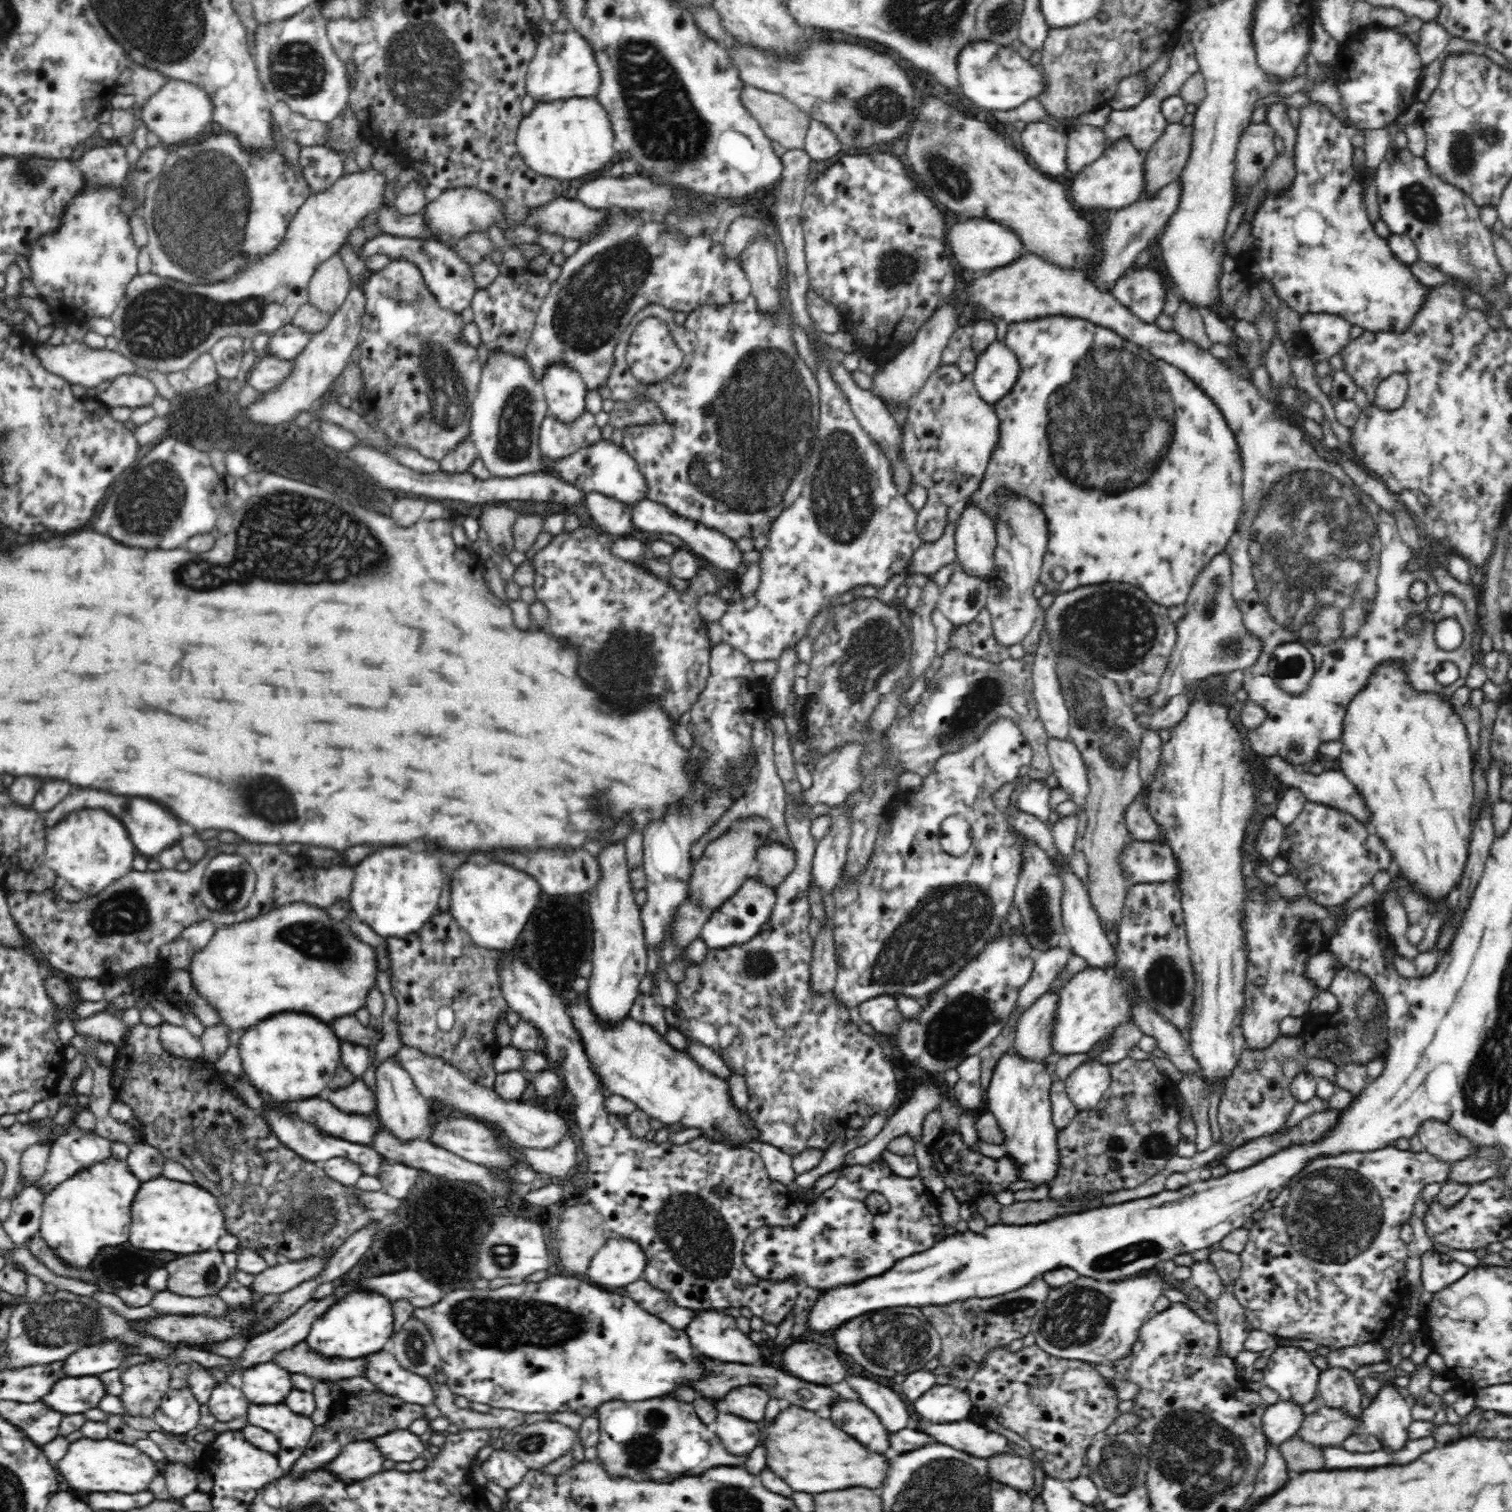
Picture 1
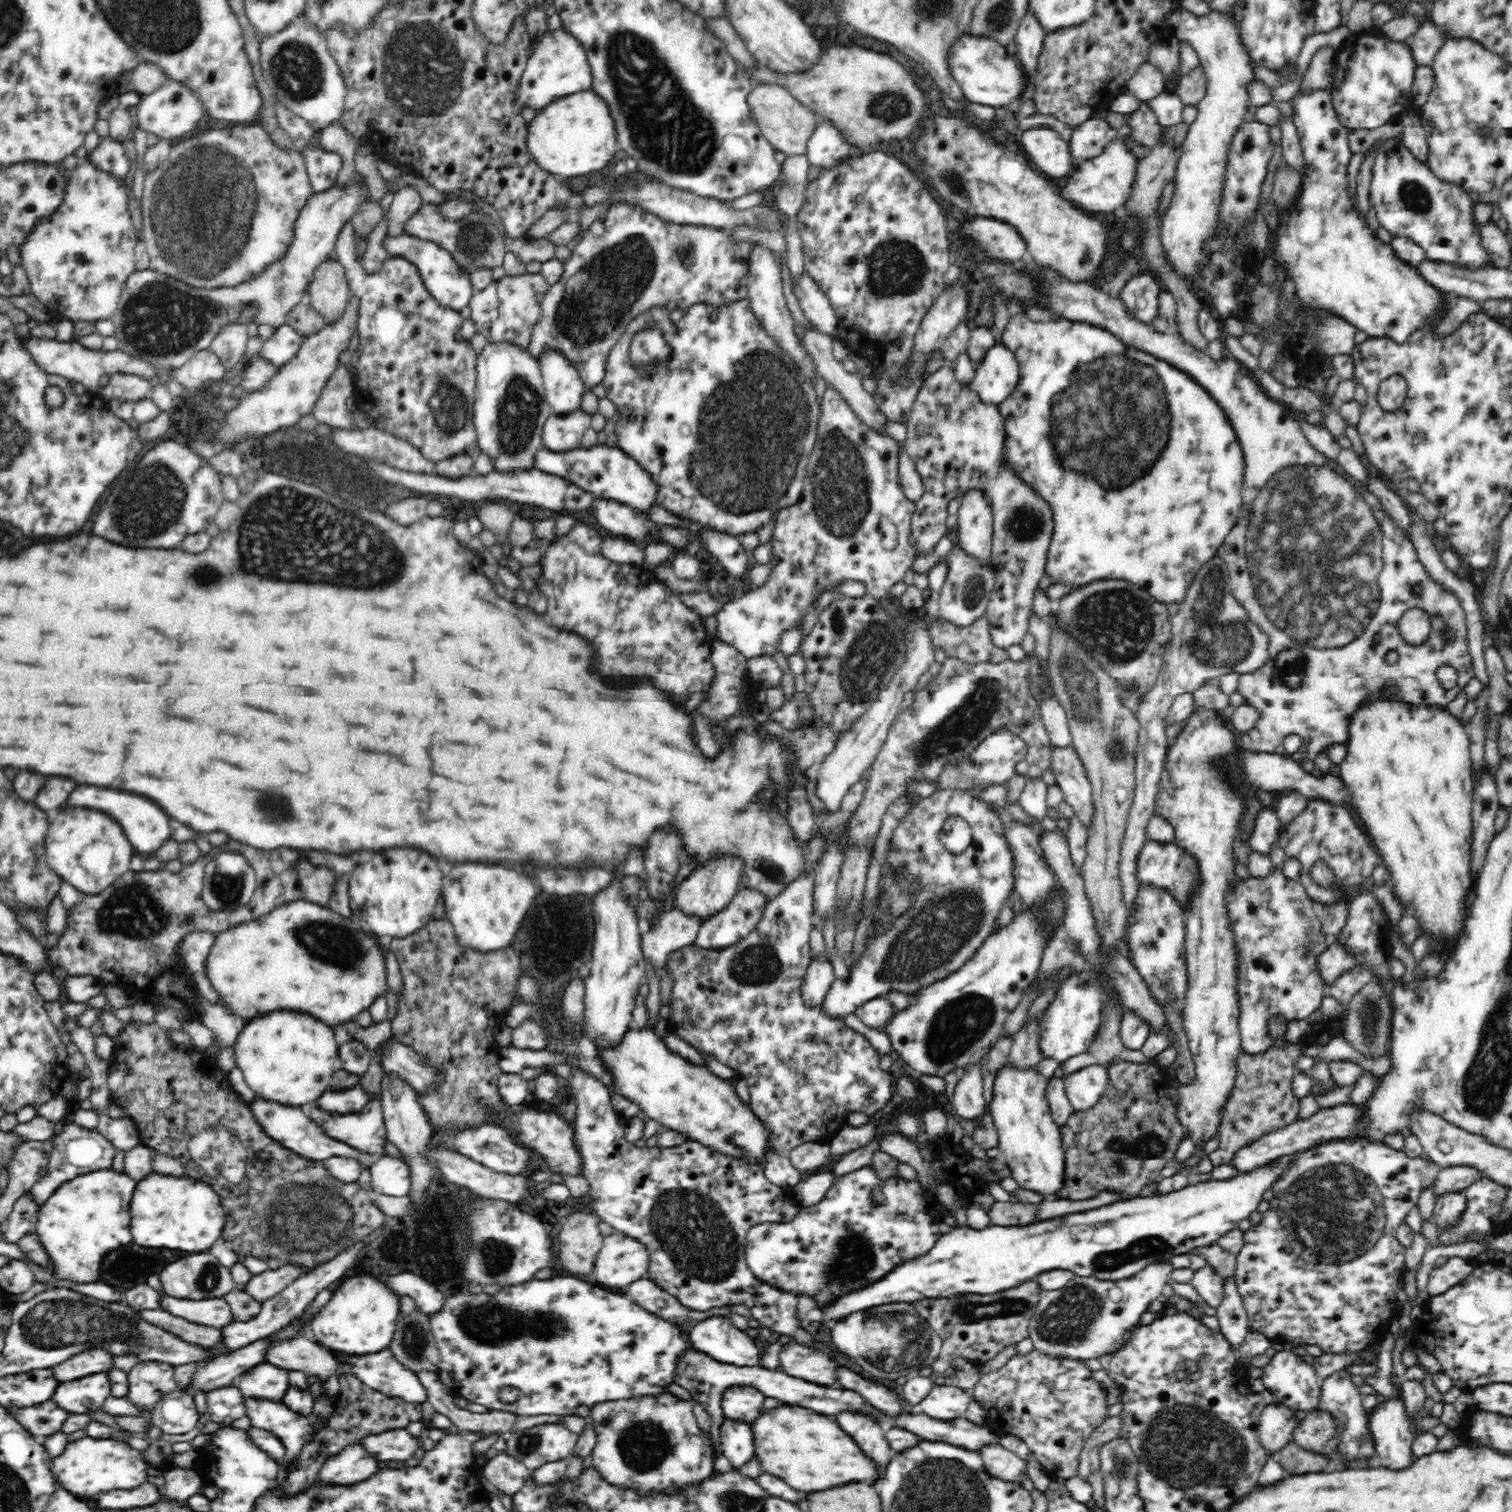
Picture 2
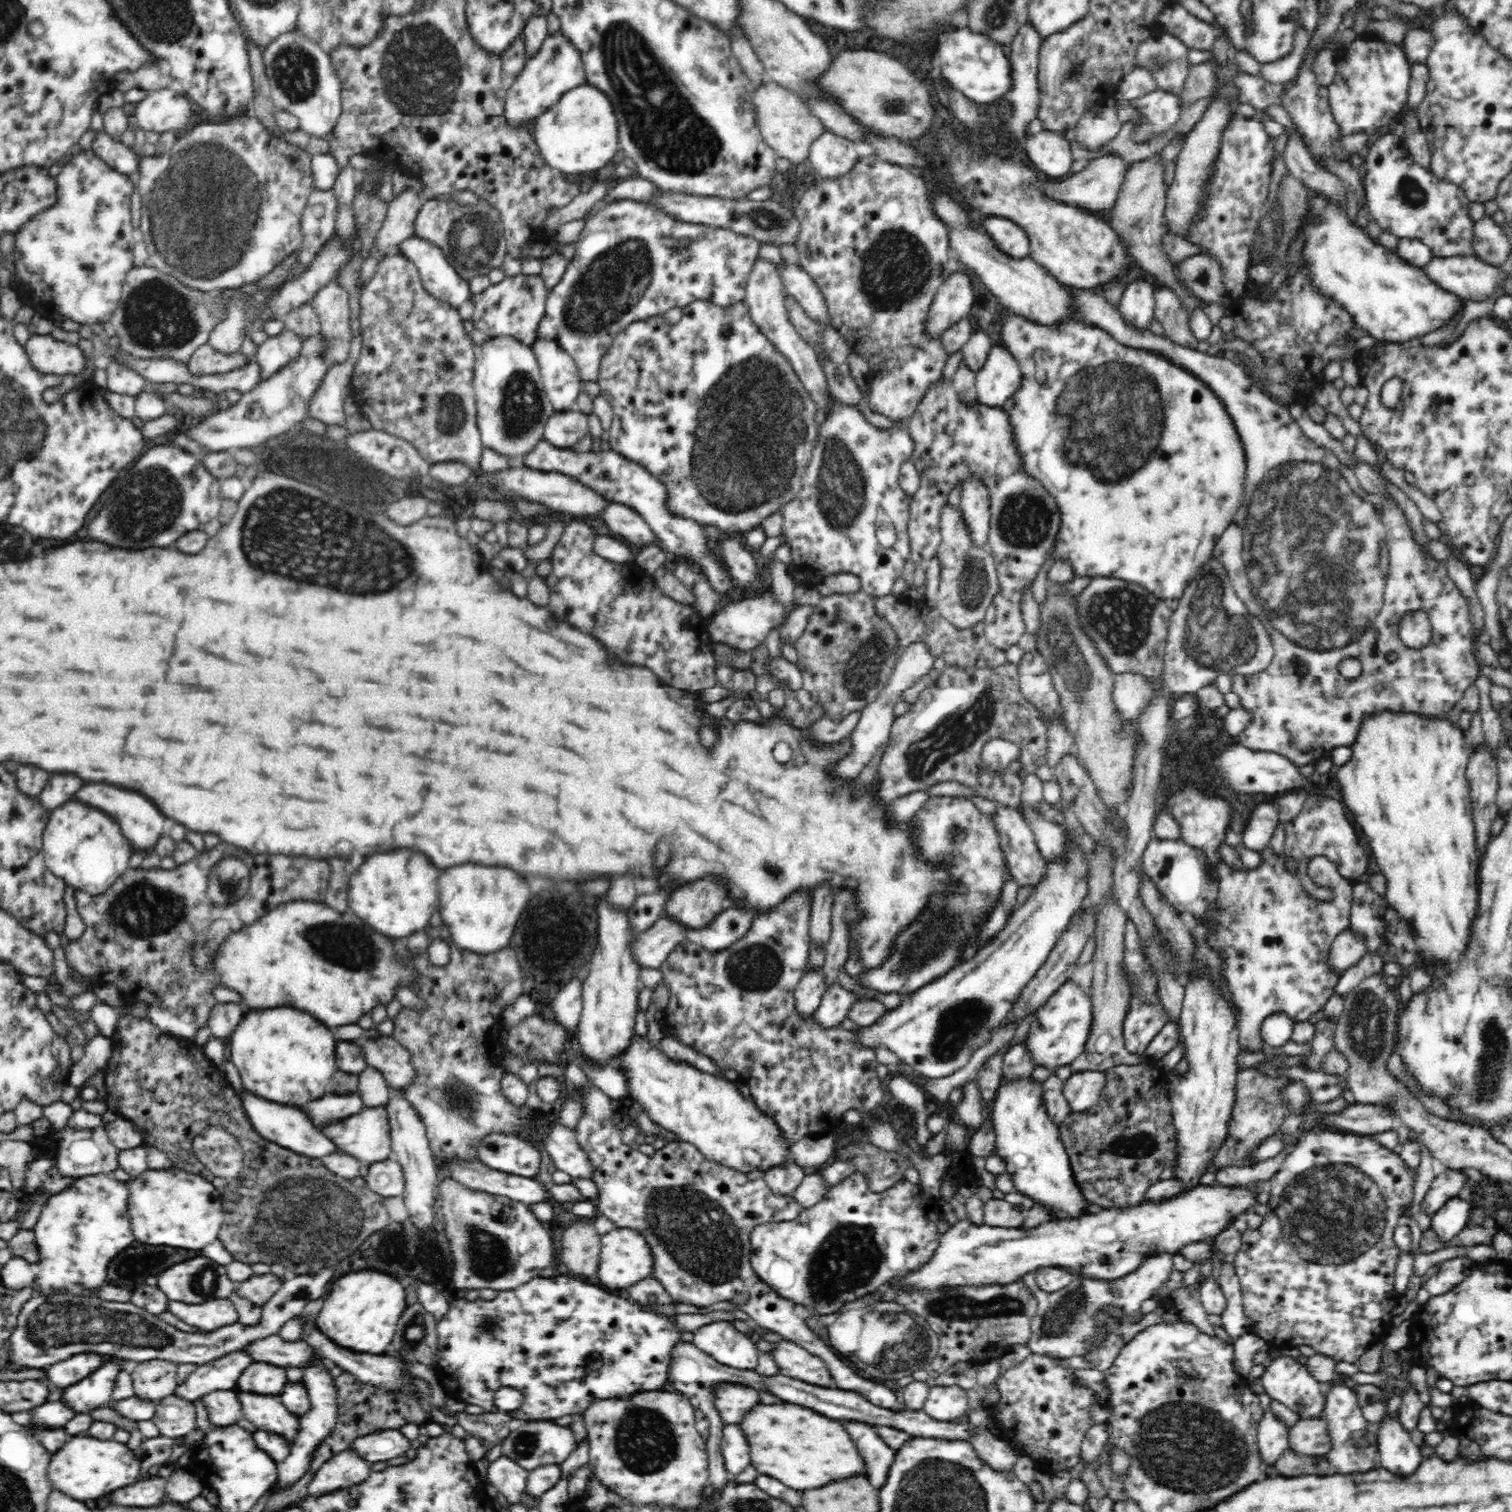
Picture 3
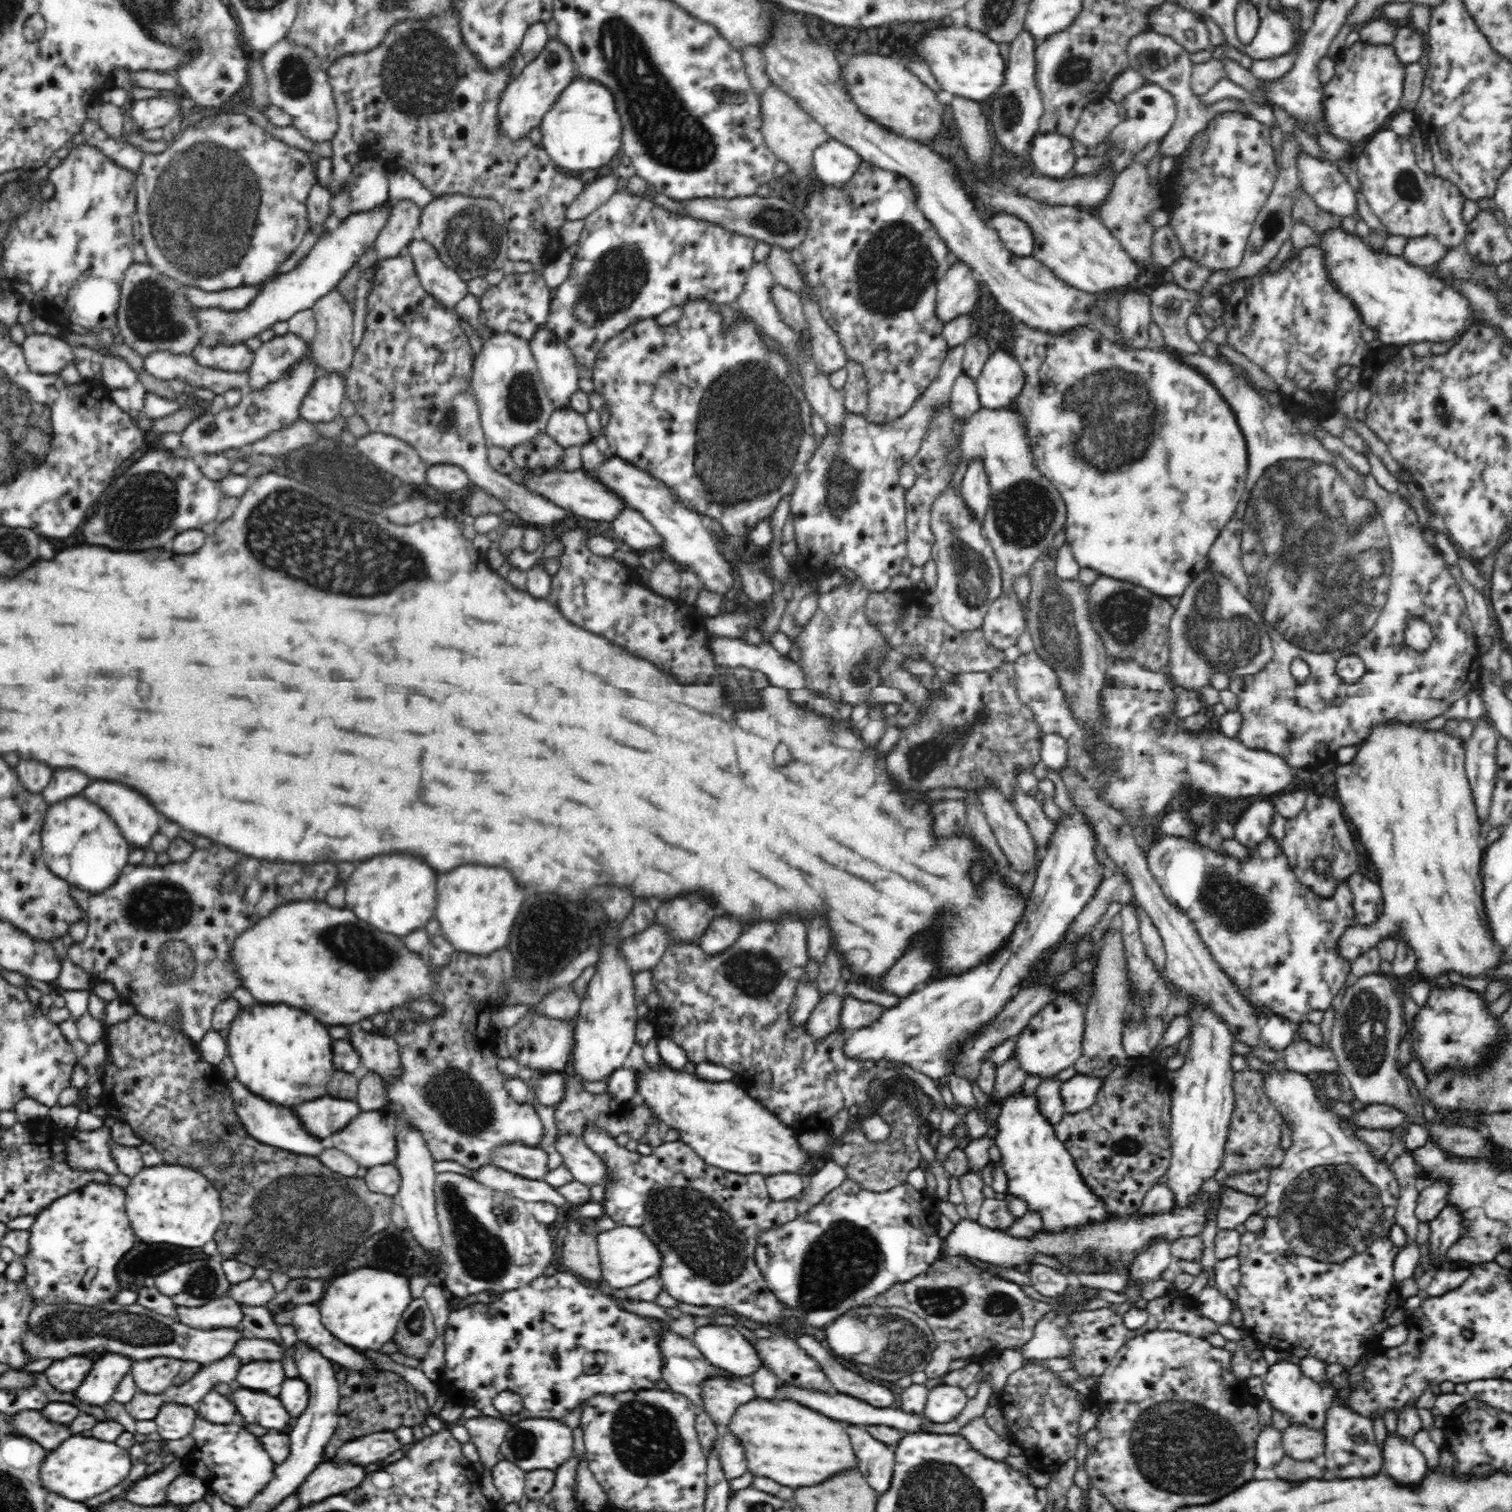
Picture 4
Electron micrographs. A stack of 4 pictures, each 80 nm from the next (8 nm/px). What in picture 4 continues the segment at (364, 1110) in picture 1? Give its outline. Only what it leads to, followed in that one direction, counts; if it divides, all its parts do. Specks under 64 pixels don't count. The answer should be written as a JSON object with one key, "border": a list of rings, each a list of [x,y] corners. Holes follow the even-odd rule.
{"border":[[[326,1094],[293,1107],[306,1129],[323,1140],[361,1113],[356,1099],[339,1099]]]}

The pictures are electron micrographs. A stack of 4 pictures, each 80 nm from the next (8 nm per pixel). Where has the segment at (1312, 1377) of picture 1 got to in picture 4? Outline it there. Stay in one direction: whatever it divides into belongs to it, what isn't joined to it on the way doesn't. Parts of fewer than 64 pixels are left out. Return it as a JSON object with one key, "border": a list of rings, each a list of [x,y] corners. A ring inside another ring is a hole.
{"border":[[[1280,1360],[1270,1366],[1263,1378],[1265,1398],[1274,1411],[1288,1415],[1291,1424],[1302,1424],[1316,1429],[1322,1429],[1328,1410],[1328,1404],[1322,1400],[1322,1386],[1304,1374],[1299,1364],[1288,1360]]]}

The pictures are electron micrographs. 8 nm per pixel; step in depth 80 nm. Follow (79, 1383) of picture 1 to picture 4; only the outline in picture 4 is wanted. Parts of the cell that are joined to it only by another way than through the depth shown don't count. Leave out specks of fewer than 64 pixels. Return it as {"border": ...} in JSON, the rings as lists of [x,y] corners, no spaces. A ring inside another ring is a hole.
{"border":[[[111,1353],[100,1354],[94,1364],[94,1370],[86,1376],[86,1380],[74,1390],[74,1396],[80,1398],[84,1404],[92,1406],[104,1406],[112,1400],[112,1394],[116,1390],[116,1384],[120,1378],[130,1373],[130,1362],[132,1360],[122,1355]]]}

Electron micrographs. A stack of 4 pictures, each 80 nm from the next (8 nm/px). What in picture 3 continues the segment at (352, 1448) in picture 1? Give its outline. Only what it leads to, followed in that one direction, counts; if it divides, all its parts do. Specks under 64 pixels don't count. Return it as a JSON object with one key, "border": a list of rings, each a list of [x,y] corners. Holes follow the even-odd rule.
{"border":[[[348,1447],[322,1464],[308,1493],[321,1495],[328,1491],[340,1490],[358,1485],[372,1473],[372,1463],[362,1457],[356,1449]]]}

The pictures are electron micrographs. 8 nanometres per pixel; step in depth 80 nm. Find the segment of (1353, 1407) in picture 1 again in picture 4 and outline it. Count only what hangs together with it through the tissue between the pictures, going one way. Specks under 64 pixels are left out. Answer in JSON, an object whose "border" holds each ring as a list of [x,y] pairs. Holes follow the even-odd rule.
{"border":[[[1340,1391],[1333,1398],[1330,1408],[1326,1412],[1323,1424],[1326,1433],[1326,1467],[1329,1472],[1334,1472],[1338,1478],[1352,1478],[1352,1476],[1370,1476],[1382,1471],[1383,1458],[1381,1448],[1374,1438],[1373,1421],[1362,1417],[1347,1404],[1347,1396]]]}

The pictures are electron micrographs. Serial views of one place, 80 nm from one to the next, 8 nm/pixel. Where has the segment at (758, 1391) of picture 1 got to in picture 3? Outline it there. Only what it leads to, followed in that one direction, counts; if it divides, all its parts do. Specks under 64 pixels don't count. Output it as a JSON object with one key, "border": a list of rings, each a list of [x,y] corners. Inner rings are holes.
{"border":[[[726,1384],[714,1392],[716,1392],[716,1406],[726,1424],[728,1422],[740,1424],[760,1404],[760,1392],[748,1386]]]}

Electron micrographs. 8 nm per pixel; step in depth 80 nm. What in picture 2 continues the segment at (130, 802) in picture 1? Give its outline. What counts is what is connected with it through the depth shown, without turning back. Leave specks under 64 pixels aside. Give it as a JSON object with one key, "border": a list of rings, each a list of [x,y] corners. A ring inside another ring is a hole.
{"border":[[[78,786],[68,800],[62,806],[66,808],[94,808],[94,810],[102,810],[108,812],[114,820],[120,822],[120,826],[124,829],[124,833],[128,836],[131,845],[144,854],[157,852],[160,846],[173,838],[172,826],[170,826],[170,816],[158,808],[154,802],[142,798],[142,796],[134,796],[134,794],[126,794],[126,792],[118,792],[118,790],[106,790],[106,788],[94,788],[94,786]]]}

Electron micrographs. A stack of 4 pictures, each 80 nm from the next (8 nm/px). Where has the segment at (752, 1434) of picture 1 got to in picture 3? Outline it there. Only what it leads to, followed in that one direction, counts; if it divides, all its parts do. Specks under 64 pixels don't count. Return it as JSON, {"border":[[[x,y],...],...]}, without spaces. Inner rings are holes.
{"border":[[[738,1424],[724,1426],[724,1440],[722,1440],[726,1468],[732,1474],[740,1474],[750,1464],[750,1444],[748,1438]]]}

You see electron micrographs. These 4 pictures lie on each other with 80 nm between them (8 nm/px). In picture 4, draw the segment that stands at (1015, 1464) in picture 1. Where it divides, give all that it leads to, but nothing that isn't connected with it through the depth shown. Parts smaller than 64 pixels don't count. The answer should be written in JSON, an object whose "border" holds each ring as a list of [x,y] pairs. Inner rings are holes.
{"border":[[[974,1418],[958,1434],[964,1437],[984,1458],[1006,1462],[1010,1458],[1010,1441],[1005,1441],[988,1426],[985,1418]]]}

